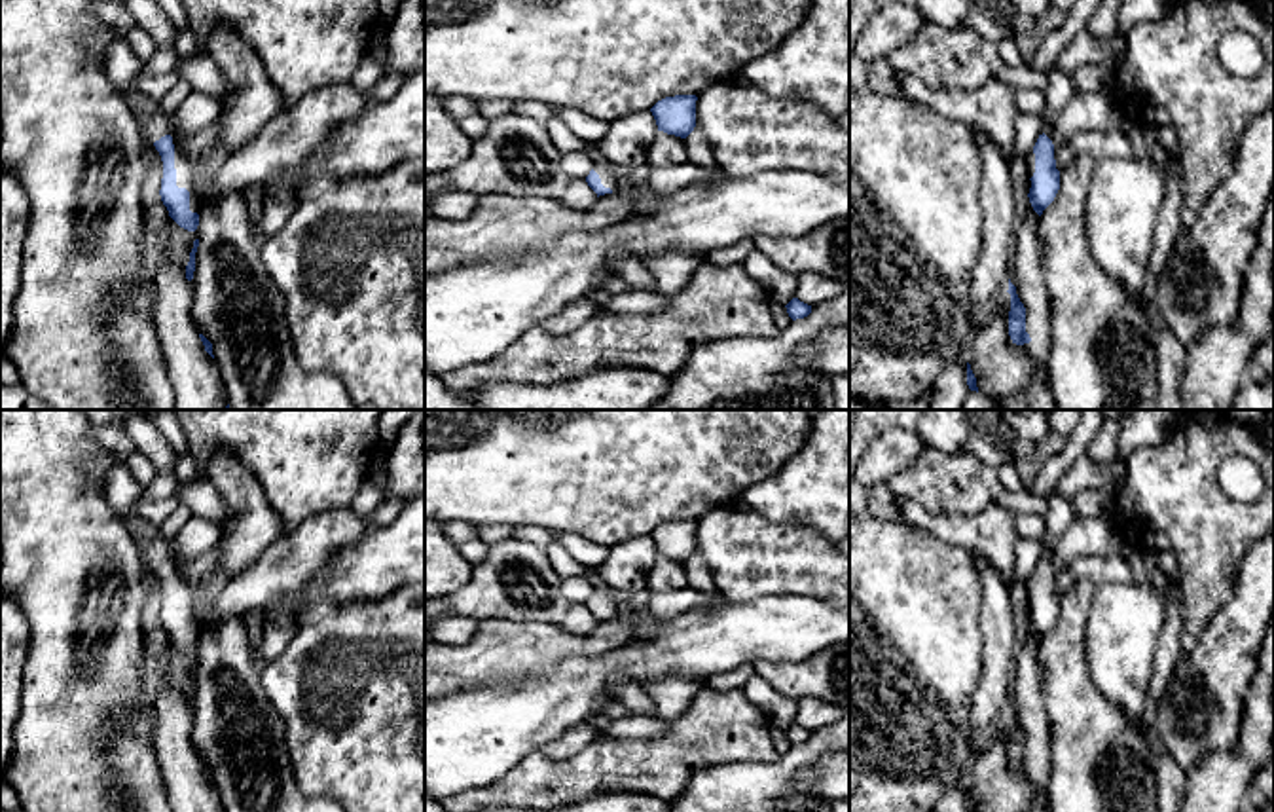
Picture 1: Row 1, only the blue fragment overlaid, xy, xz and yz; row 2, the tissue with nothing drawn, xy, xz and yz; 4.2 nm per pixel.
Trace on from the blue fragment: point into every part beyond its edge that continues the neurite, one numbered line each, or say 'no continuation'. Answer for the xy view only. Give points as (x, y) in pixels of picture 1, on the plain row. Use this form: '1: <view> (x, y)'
1: xy (198, 583)

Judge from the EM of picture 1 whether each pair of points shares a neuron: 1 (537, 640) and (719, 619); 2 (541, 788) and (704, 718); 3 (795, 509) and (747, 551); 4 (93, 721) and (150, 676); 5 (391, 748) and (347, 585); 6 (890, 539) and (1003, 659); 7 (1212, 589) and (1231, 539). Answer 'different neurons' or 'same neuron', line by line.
1: different neurons
2: same neuron
3: different neurons
4: different neurons
5: different neurons
6: different neurons
7: same neuron

